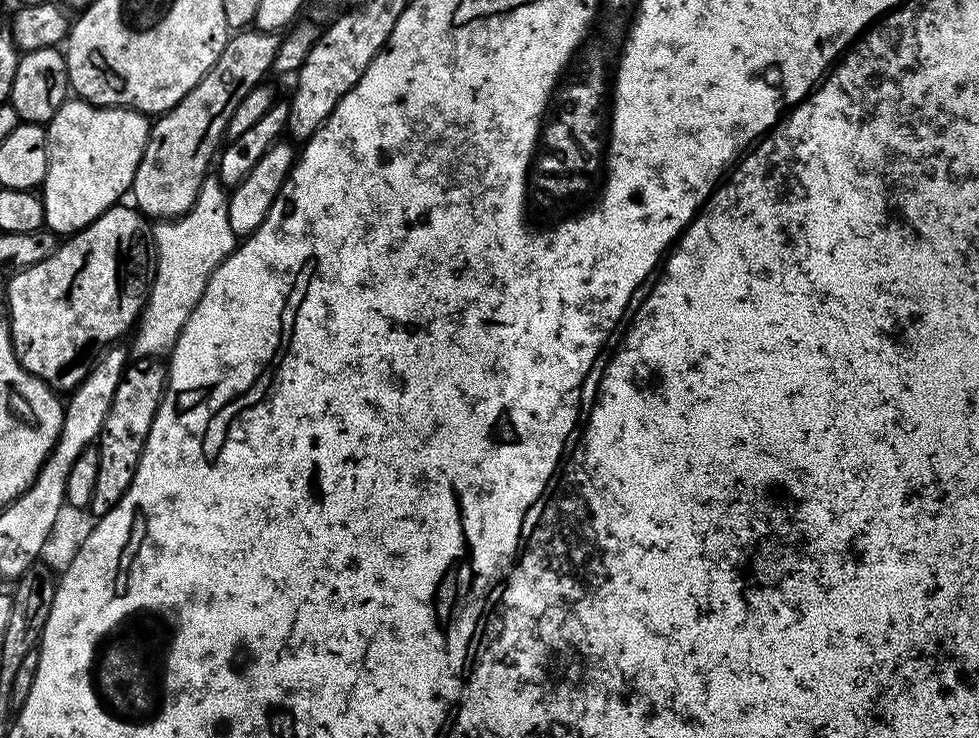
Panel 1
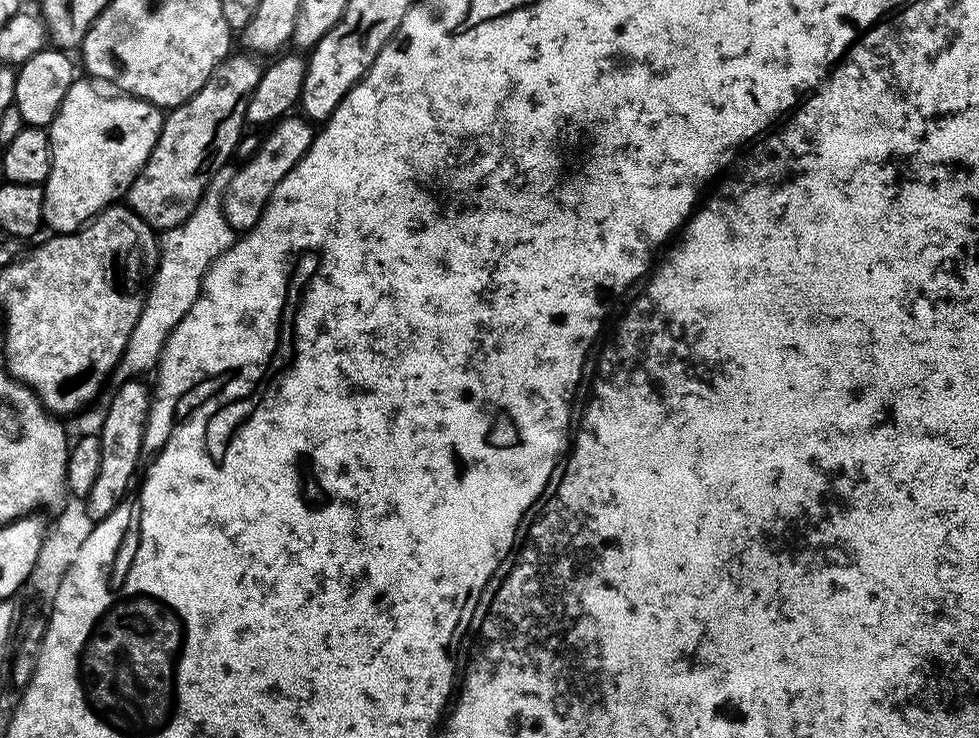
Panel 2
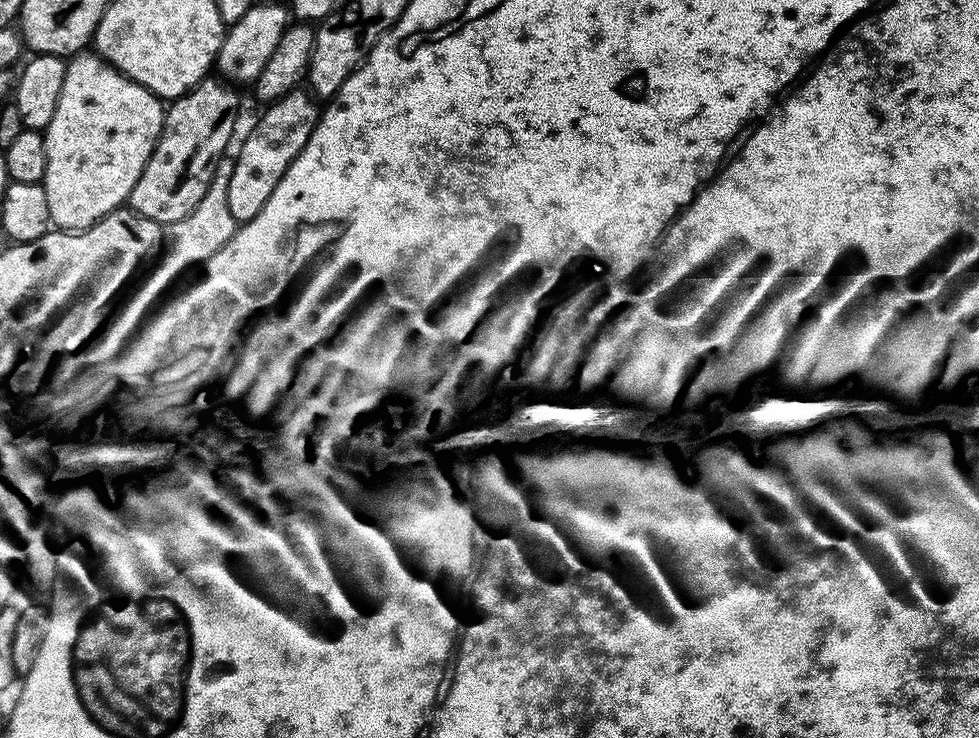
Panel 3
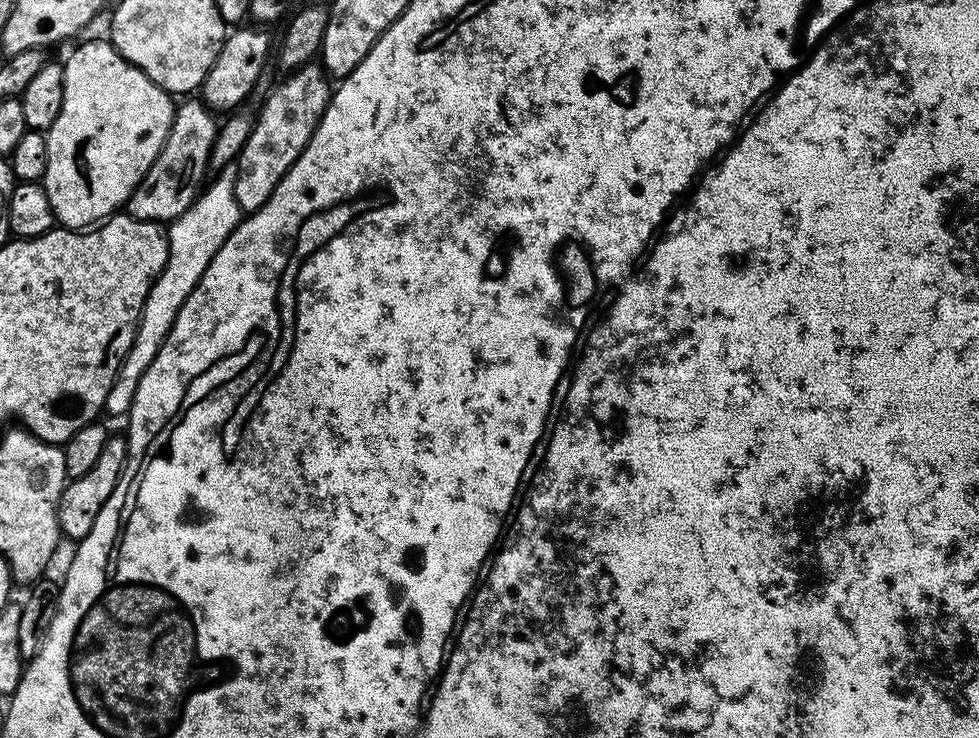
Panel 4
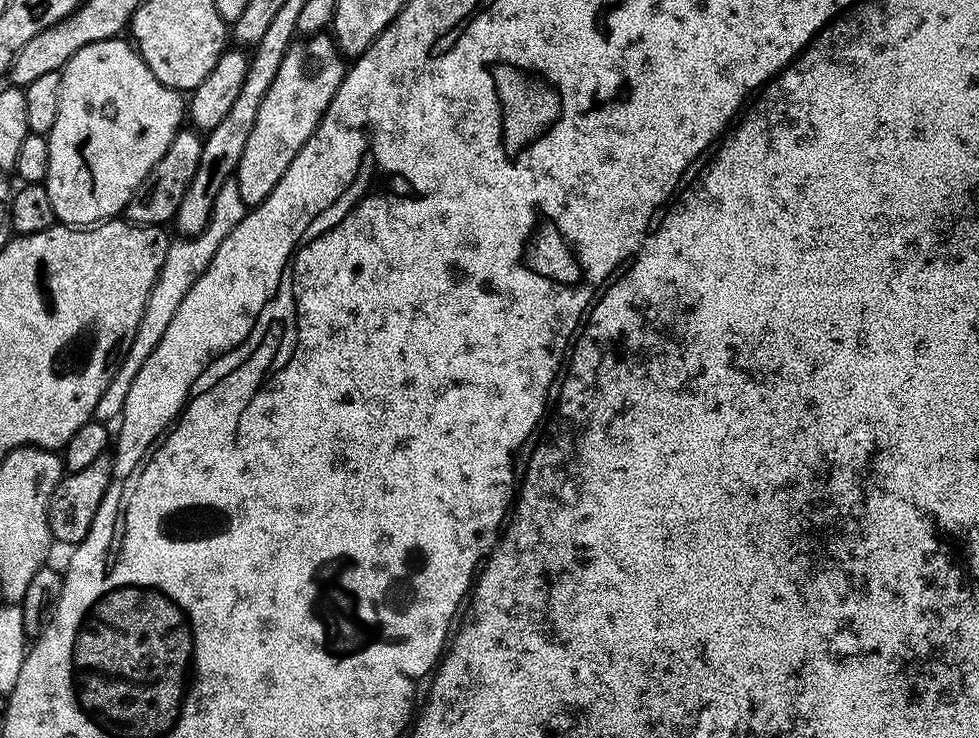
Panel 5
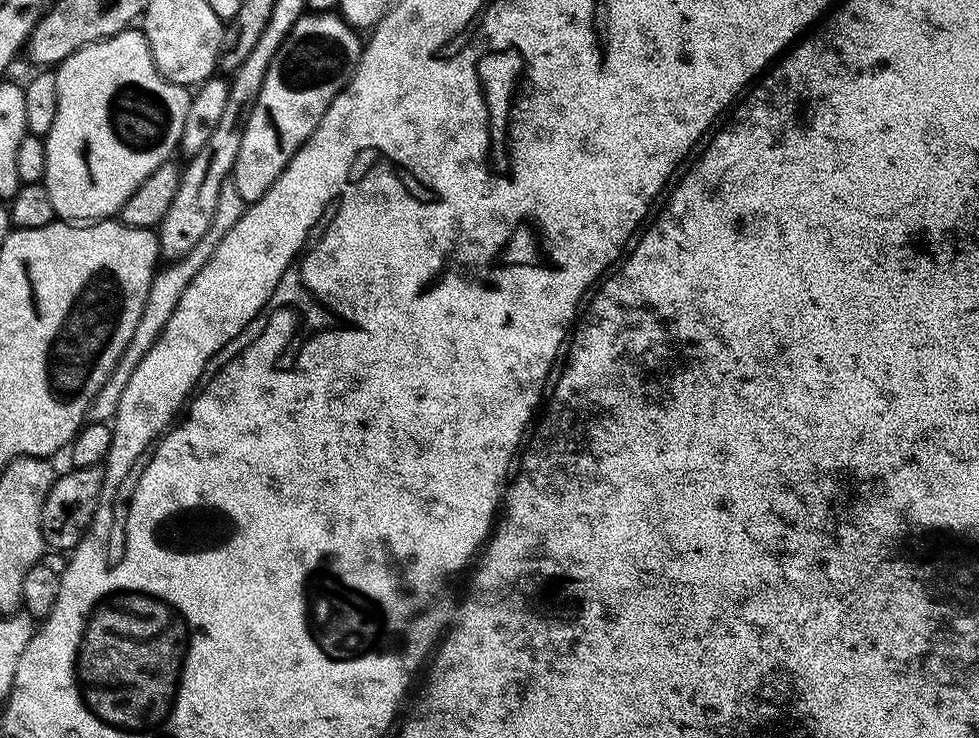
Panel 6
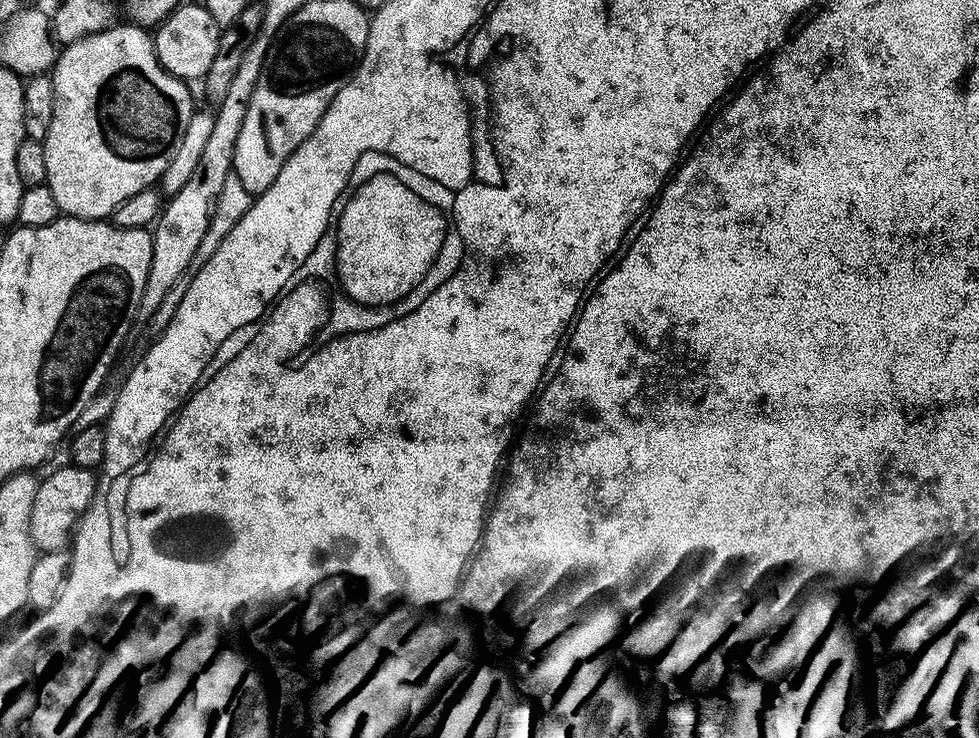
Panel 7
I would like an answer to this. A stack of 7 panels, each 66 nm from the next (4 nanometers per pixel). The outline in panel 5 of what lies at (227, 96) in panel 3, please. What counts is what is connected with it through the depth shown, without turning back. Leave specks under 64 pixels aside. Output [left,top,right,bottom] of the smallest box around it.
[123,130,204,226]

